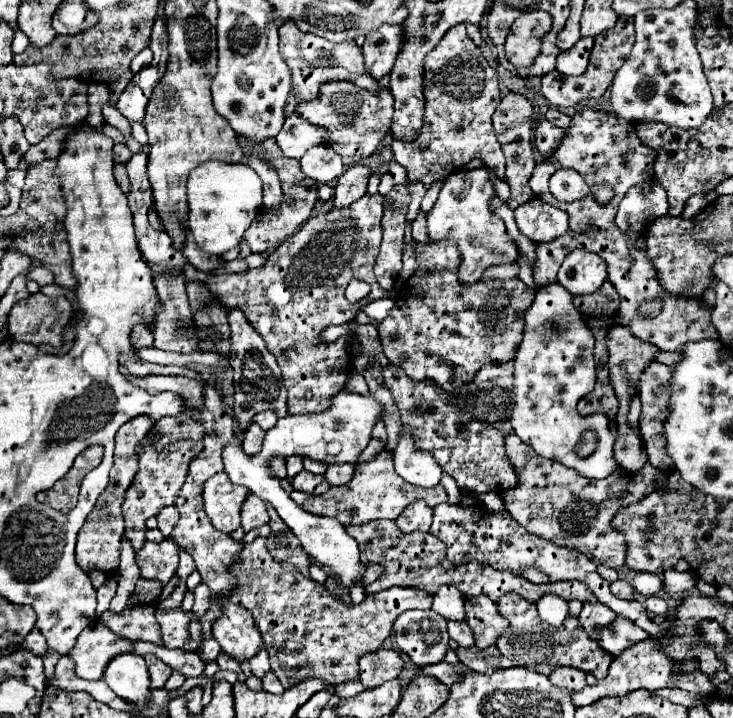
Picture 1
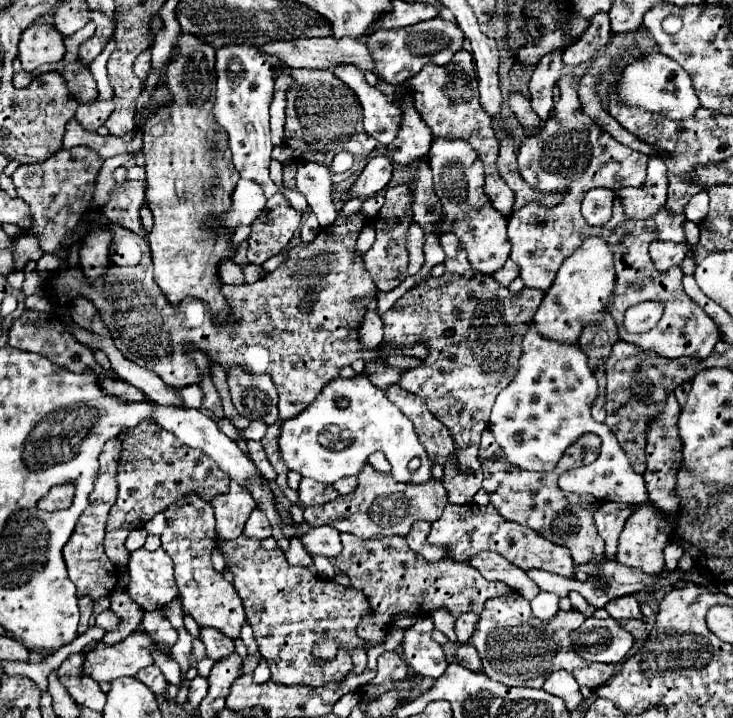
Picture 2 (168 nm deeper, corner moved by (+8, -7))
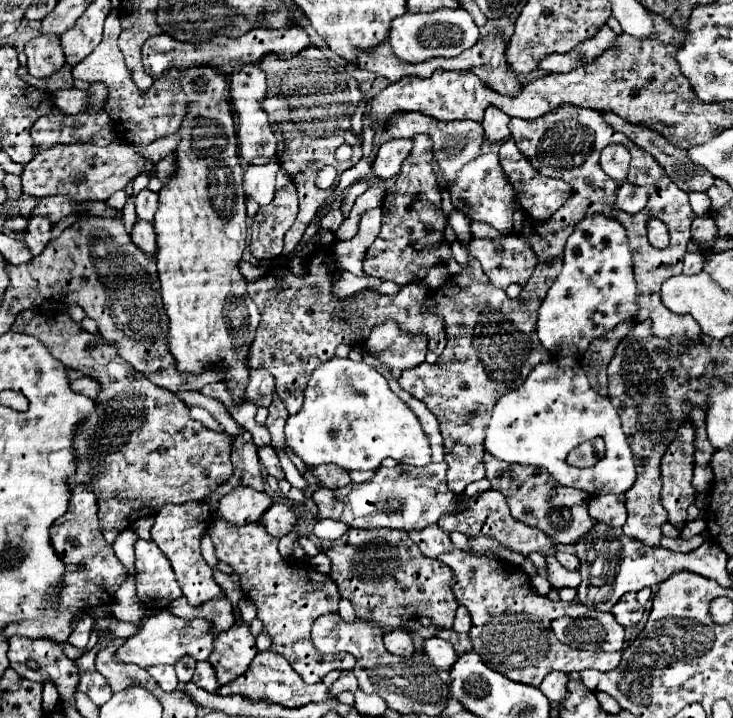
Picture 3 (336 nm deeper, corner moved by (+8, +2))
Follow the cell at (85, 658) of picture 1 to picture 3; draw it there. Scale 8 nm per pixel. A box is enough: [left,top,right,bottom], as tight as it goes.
[116,610,212,668]

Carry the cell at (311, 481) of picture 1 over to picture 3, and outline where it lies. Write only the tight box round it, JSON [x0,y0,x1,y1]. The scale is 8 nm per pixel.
[316,464,350,488]

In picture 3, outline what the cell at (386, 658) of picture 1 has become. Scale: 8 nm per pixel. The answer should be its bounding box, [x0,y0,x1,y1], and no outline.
[384,628,414,656]

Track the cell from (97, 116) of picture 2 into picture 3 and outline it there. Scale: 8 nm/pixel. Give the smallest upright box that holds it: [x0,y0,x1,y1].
[72,10,188,146]

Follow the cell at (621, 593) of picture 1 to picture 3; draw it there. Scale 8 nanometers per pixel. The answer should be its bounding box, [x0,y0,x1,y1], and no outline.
[612,592,644,628]

